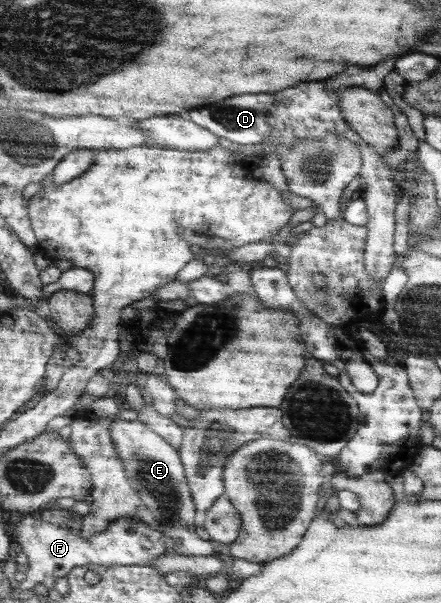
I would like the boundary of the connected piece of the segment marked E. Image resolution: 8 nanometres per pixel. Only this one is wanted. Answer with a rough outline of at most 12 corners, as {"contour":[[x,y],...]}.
{"contour":[[110,419],[128,485],[164,554],[212,556],[195,533],[177,449],[139,420]]}

